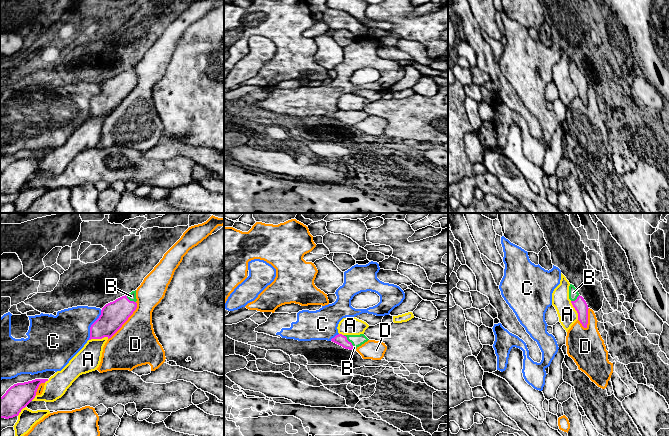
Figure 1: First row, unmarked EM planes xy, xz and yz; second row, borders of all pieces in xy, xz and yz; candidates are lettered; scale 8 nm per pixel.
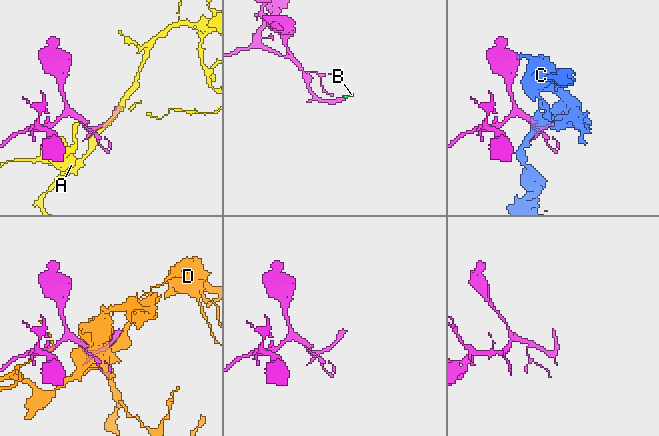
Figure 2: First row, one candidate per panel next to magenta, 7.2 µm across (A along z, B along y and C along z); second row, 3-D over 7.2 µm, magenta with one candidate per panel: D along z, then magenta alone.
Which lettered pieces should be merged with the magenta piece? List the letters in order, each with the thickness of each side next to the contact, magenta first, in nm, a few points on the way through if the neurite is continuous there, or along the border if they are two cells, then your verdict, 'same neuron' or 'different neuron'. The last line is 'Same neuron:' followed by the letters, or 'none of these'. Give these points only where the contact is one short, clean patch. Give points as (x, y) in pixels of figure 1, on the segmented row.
A: 200 nm thick on the magenta side, 200 nm on the other; different neuron
B: 90 nm thick on the magenta side, 100 nm on the other; runs through xz (339, 339), (348, 341), (357, 340); same neuron
C: 200 nm thick on the magenta side, 360 nm on the other; different neuron
D: 200 nm thick on the magenta side, 360 nm on the other; different neuron
Same neuron: B

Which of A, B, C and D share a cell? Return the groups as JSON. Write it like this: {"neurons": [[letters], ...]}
{"neurons": [["A"], ["B"], ["C"], ["D"]]}

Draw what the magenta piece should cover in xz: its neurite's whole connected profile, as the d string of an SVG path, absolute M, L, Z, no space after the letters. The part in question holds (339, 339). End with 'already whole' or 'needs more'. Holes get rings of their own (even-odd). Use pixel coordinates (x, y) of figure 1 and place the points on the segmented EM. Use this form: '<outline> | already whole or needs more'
M338 334L331 339L332 342L342 346L345 349L357 349L359 346L367 342L369 339L364 335L342 335Z | needs more

